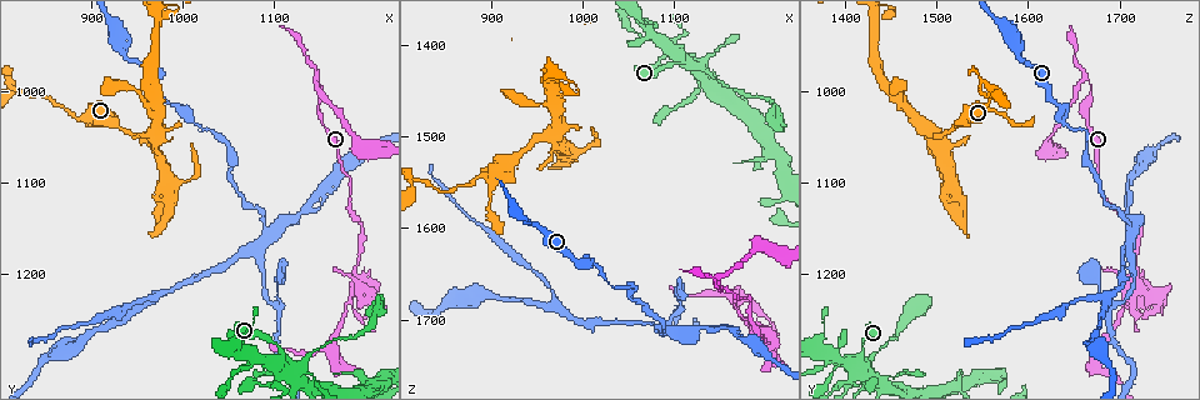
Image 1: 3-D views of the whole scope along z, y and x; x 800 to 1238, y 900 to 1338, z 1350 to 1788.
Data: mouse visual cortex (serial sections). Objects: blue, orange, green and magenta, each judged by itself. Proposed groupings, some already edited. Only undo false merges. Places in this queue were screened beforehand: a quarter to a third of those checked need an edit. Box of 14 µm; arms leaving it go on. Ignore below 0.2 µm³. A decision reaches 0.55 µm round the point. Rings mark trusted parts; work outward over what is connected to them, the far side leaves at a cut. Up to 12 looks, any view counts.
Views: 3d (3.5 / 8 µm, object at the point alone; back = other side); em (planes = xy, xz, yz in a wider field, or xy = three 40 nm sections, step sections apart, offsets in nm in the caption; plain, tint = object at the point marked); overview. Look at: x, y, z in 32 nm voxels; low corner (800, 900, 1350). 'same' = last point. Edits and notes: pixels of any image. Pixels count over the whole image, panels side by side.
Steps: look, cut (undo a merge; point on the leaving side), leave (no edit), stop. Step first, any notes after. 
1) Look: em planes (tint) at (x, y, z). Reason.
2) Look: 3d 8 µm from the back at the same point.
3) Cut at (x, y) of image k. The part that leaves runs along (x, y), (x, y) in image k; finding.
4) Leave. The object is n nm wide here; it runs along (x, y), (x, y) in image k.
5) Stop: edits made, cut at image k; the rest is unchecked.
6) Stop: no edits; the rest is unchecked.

Look: 3d 8 µm at (1195, 1150, 1720). Abrupt turn.

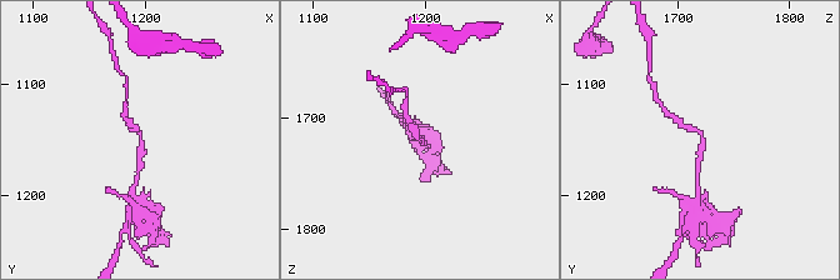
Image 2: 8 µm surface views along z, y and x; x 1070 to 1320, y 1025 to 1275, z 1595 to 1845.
Look: 3d 3.5 µm at (1196, 1148, 1722).

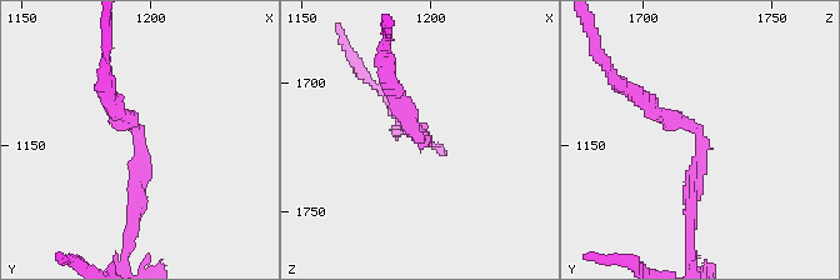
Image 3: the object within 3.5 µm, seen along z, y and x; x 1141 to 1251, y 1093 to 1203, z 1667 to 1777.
Look: em xy step 5 (tint) at (1196, 1146, 1722). Need the tissue.

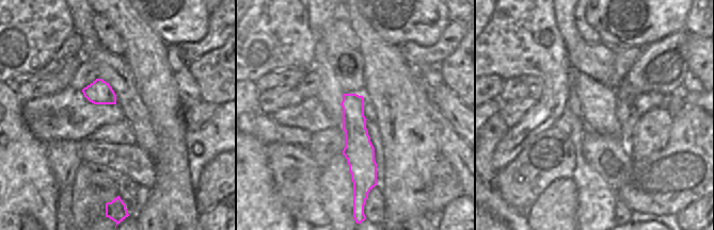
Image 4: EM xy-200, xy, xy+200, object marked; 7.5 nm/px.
Leave. The arms are 200, 200 nm wide; it runs along (639, 98), (699, 133), (690, 216) in image 3; one cell here.

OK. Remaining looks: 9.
Look: 3d 8 µm at (1180, 1235, 1705). Narrows sharply.

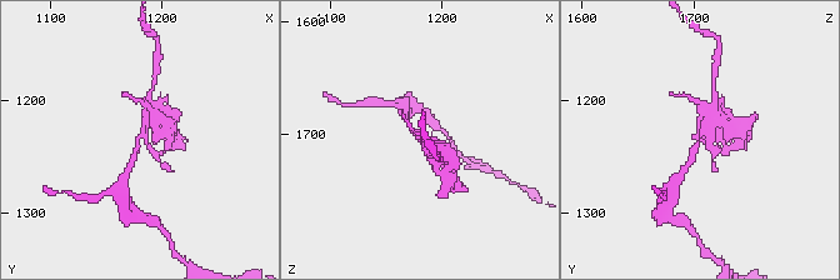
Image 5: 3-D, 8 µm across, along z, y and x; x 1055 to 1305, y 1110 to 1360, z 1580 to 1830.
Look: 3d 3.5 µm from the back at (1180, 1234, 1704). Zoom in.

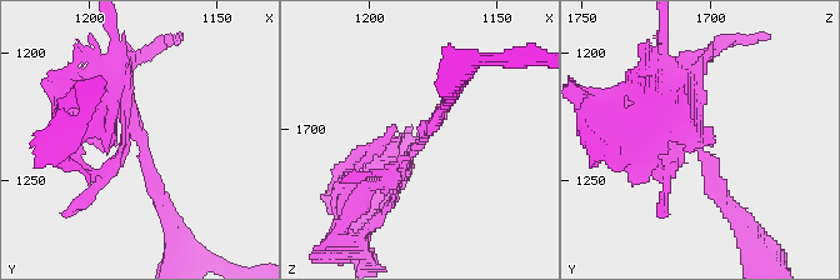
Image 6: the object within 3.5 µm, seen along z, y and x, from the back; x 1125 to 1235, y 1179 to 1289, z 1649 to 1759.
Look: em xy step 5 (tint) at (1180, 1235, 1706).

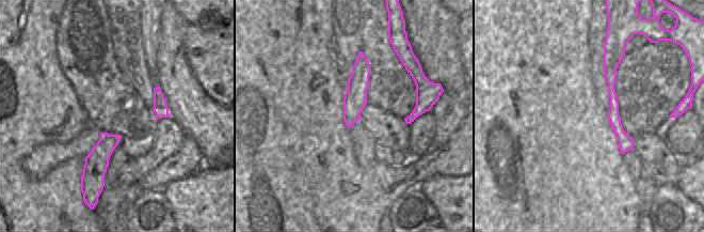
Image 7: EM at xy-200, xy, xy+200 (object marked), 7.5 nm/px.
Cut at (115, 105) of image 6. The part that leaves runs along (664, 50), (699, 146) in image 6; a second cell is stuck on.

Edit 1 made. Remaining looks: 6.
Look: overview.

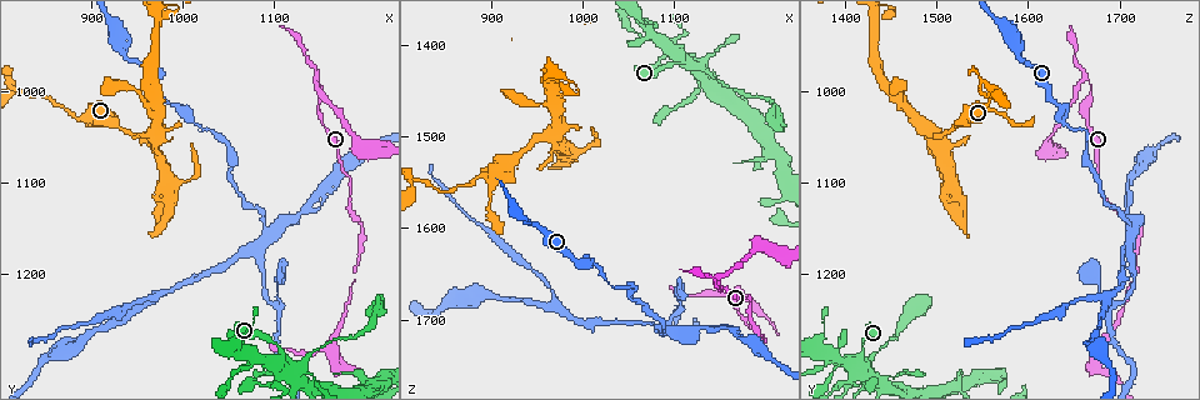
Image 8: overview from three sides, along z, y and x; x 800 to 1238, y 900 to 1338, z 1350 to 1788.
Look: 3d 3.5 µm at (1150, 1000, 1670). Abrupt turn.

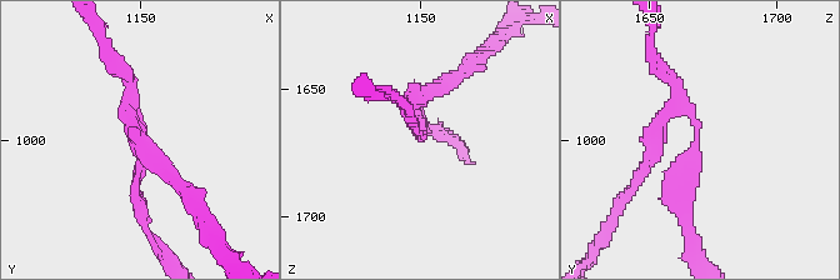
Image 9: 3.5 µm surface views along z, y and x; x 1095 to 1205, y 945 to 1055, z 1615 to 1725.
Look: em planes (tint) at (1152, 997, 1669).

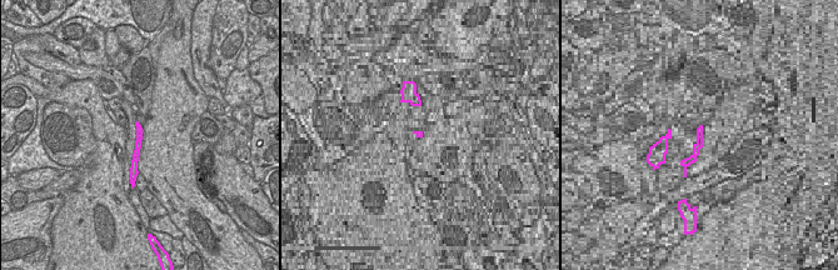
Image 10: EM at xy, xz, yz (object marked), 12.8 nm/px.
Look: em xy step 1 (tint) at the same point. Cut it another way.

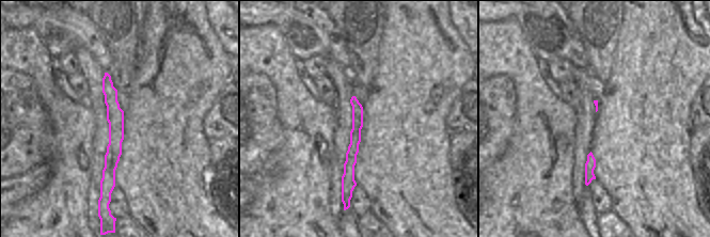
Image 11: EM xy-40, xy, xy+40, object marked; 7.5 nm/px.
Cut at (658, 151) of image 9. The part that leaves runs along (675, 108), (624, 196) in image 9; a second cell is stuck on.

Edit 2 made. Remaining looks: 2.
Look: 3d 3.5 µm from the back at (965, 1050, 1500). Thick turns thin.

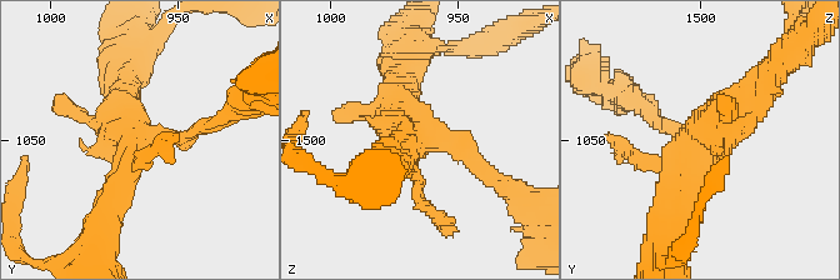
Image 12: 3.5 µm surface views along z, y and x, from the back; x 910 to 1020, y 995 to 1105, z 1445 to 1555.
Look: em xy step 2 (tint) at (965, 1048, 1499). Need the tissue.

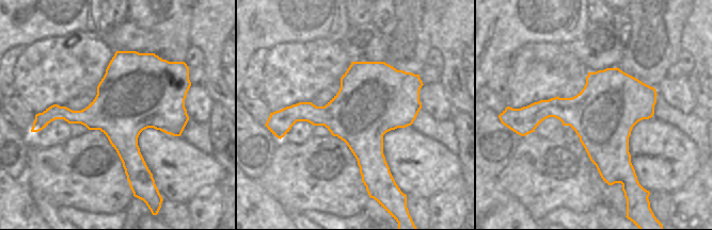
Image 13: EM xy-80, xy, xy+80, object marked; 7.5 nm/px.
Leave. The object is 550 nm wide here; it runs along (490, 176), (403, 125), (406, 84) in image 12; one cell here.

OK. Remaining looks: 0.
Stop: edits made, cut at image 6, cut at image 9; the rest is unchecked.

